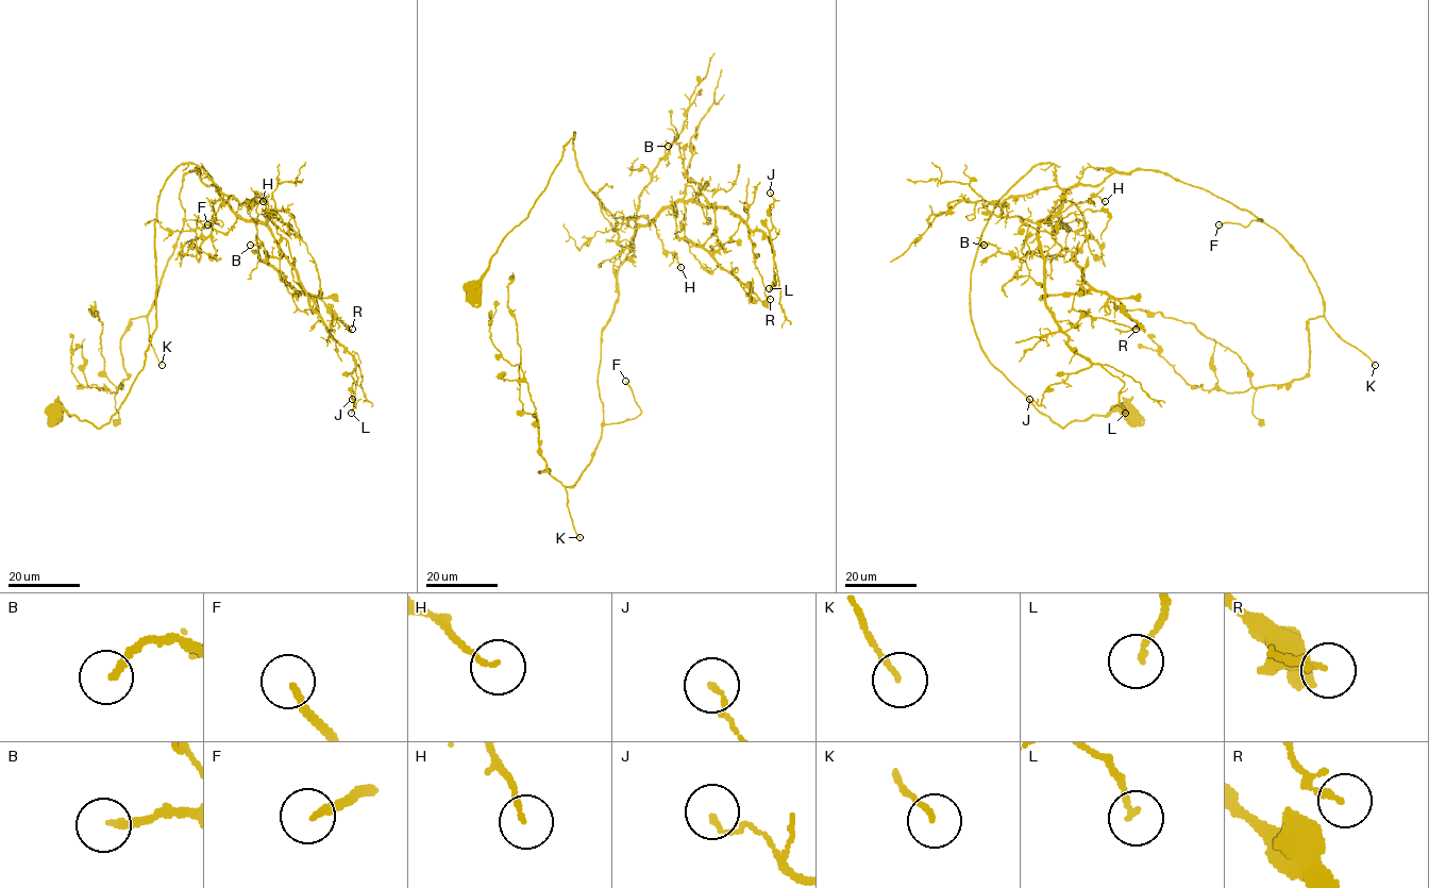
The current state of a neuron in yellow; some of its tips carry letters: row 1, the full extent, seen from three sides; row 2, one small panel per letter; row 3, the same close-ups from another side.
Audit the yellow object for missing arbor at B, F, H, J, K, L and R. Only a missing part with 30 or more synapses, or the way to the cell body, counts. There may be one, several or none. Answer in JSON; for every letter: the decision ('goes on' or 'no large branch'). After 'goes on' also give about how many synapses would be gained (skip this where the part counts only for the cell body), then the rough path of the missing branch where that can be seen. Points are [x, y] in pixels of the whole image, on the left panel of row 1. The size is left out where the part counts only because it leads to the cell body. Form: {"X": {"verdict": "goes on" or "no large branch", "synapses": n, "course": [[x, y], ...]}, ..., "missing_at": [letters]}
{"B": {"verdict": "no large branch"}, "F": {"verdict": "goes on", "synapses": 80, "course": [[207, 224], [171, 216], [149, 260], [141, 267], [137, 263], [147, 238], [156, 231], [179, 239]]}, "H": {"verdict": "no large branch"}, "J": {"verdict": "no large branch"}, "K": {"verdict": "no large branch"}, "L": {"verdict": "no large branch"}, "R": {"verdict": "no large branch"}, "missing_at": ["F"]}

